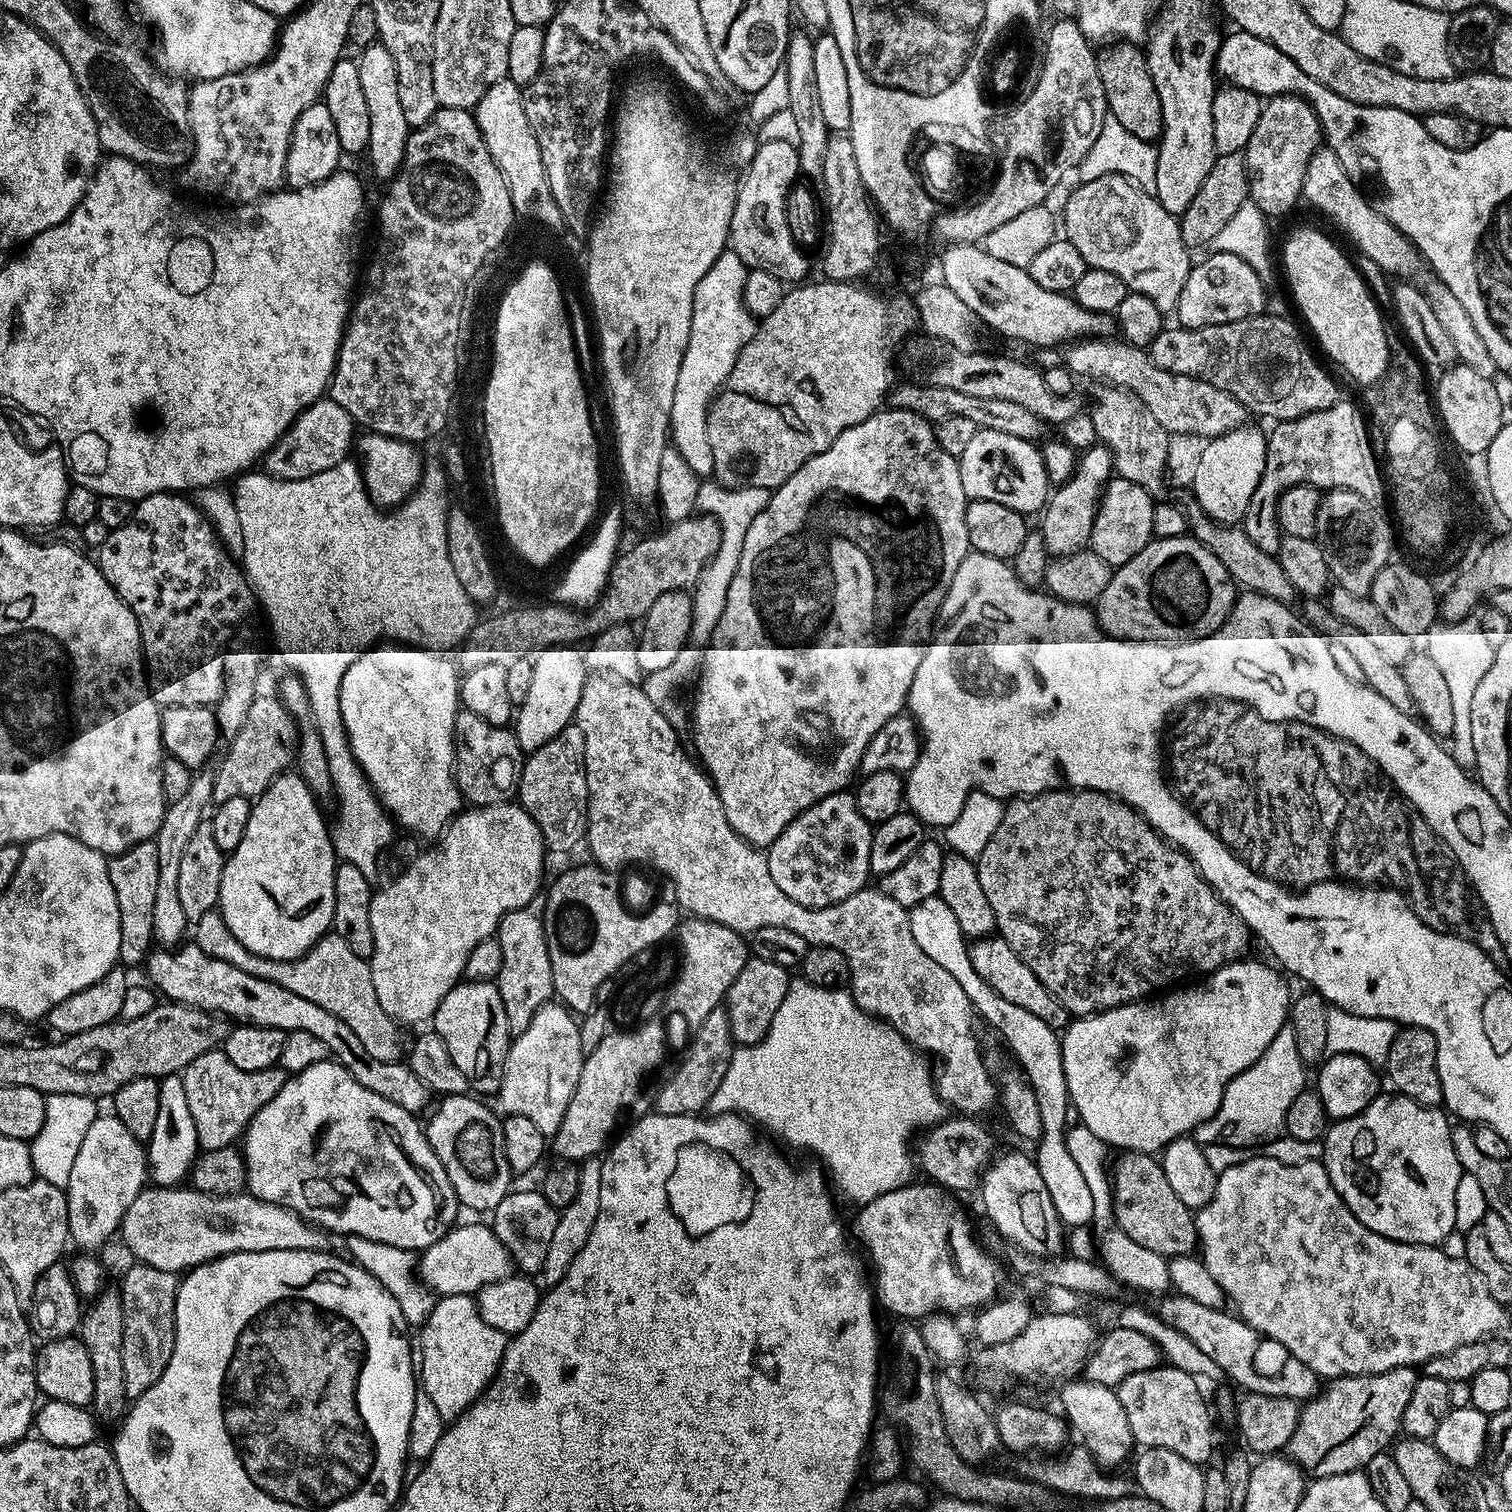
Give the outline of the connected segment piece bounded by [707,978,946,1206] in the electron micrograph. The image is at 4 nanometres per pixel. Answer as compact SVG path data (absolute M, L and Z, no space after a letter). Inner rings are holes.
M797 978L789 983L786 998L782 998L782 1006L778 1006L764 1041L733 1051L730 1066L726 1066L726 1075L718 1090L714 1090L707 1111L735 1112L761 1129L769 1128L781 1145L804 1148L808 1144L809 1150L820 1156L819 1163L830 1173L831 1183L840 1187L846 1199L863 1206L870 1199L868 1176L911 1177L908 1175L912 1168L914 1172L914 1152L908 1149L908 1139L945 1119L946 1105L936 1095L934 1076L927 1062L891 1024L862 1011L851 991L840 986L823 988ZM855 1152L857 1168L851 1168L844 1163Z

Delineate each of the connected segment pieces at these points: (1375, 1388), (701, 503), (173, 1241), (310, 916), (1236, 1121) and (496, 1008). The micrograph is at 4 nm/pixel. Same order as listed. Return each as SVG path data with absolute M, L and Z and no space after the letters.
M1415 1367L1395 1368L1373 1376L1337 1376L1329 1379L1320 1391L1301 1407L1298 1426L1288 1442L1287 1455L1300 1467L1301 1472L1312 1478L1363 1469L1370 1462L1370 1458L1374 1458L1374 1454L1385 1451L1397 1439L1401 1431L1402 1414L1406 1414L1406 1402L1410 1402L1410 1394L1414 1394L1417 1379L1418 1372Z
M708 478L697 486L695 511L705 516L713 516L720 528L718 550L712 555L712 561L702 570L691 589L692 625L688 635L688 644L703 650L708 647L718 618L722 618L722 610L726 608L726 594L730 592L730 582L734 582L734 570L738 570L738 558L742 558L742 542L746 542L746 530L750 530L750 522L768 504L770 495L767 488L726 488Z
M146 1186L138 1194L138 1198L134 1198L134 1202L130 1202L130 1208L126 1210L124 1220L120 1223L118 1231L119 1239L124 1239L124 1244L130 1251L136 1255L135 1259L141 1264L149 1264L158 1270L166 1270L177 1274L187 1273L189 1270L196 1268L199 1264L210 1264L216 1261L219 1256L235 1256L237 1254L263 1254L270 1250L294 1250L297 1254L328 1254L333 1251L333 1237L325 1232L323 1228L316 1224L309 1224L303 1220L297 1212L290 1210L286 1206L278 1206L274 1202L266 1202L260 1200L257 1196L253 1196L251 1192L245 1190L238 1196L215 1196L209 1192L200 1192L191 1186L185 1188L172 1188L173 1186Z
M289 770L276 776L270 782L267 790L261 796L255 797L250 810L250 822L246 822L246 835L243 836L242 842L238 842L238 850L231 852L224 861L218 905L220 917L226 922L226 926L230 926L230 934L234 934L234 938L238 938L238 942L242 942L242 946L246 946L246 950L250 950L262 958L296 960L299 956L305 956L323 936L329 935L334 918L334 874L338 859L336 851L332 849L329 825L327 823L324 825L324 816L320 813L319 807L321 808L321 805L318 803L316 795L309 790L304 779L295 771Z
M1283 1030L1256 1062L1229 1082L1217 1112L1194 1129L1196 1143L1201 1146L1229 1144L1232 1148L1252 1148L1255 1144L1274 1139L1279 1132L1285 1131L1284 1119L1286 1110L1290 1110L1290 1102L1305 1091L1304 1073L1306 1067L1299 1060L1294 1034Z
M465 979L455 984L450 994L442 998L430 1024L442 1042L446 1042L446 1050L450 1050L454 1066L466 1074L469 1089L476 1094L499 1093L510 1037L506 1026L506 1006L495 983L490 980Z

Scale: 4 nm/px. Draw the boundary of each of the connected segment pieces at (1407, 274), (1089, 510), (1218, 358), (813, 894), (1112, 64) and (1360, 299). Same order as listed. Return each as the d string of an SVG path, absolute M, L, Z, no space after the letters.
M1322 146L1310 160L1310 166L1306 170L1306 182L1304 183L1303 199L1309 200L1324 216L1329 216L1342 231L1348 235L1348 240L1373 264L1384 272L1389 272L1400 282L1411 282L1417 285L1425 298L1430 302L1430 310L1438 317L1438 322L1450 339L1454 341L1456 359L1459 363L1470 366L1470 370L1478 370L1478 374L1489 378L1497 375L1498 369L1494 358L1490 358L1490 350L1482 337L1478 335L1478 329L1470 314L1462 307L1462 302L1454 298L1450 286L1441 282L1439 276L1428 267L1420 251L1412 245L1408 237L1403 236L1390 221L1380 213L1379 207L1371 204L1362 193L1356 189L1357 181L1338 162L1338 158L1332 153L1332 149Z
M1108 447L1090 448L1081 456L1084 457L1081 460L1079 457L1064 483L1051 493L1042 512L1044 521L1038 524L1038 531L1043 534L1048 551L1053 557L1072 555L1089 547L1096 512L1100 508L1100 497L1104 495L1104 489L1114 476L1112 454Z
M1268 315L1201 328L1165 327L1152 343L1150 355L1162 370L1210 382L1210 386L1226 390L1249 413L1269 416L1272 422L1326 410L1338 399L1335 382L1312 357L1299 330L1280 316Z
M842 791L828 795L792 820L790 826L767 849L770 878L774 878L782 894L794 898L794 902L807 908L825 908L834 902L842 902L842 898L850 898L850 894L858 894L869 883L872 870L870 842L873 831L868 820L862 817L855 797L851 793Z
M1112 42L1099 49L1096 61L1102 78L1102 90L1106 90L1106 102L1111 119L1118 121L1134 138L1149 142L1159 141L1162 124L1162 106L1158 102L1158 90L1154 90L1154 78L1150 78L1145 53L1135 43Z
M1296 232L1284 244L1284 272L1300 312L1325 354L1360 384L1383 380L1390 359L1384 320L1347 254L1320 232Z

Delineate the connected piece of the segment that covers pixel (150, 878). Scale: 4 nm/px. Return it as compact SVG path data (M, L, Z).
M151 839L138 843L130 850L119 852L108 861L110 886L114 886L114 898L118 898L118 918L120 919L120 959L119 963L143 965L148 953L153 949L154 937L154 897L158 891L158 848Z

